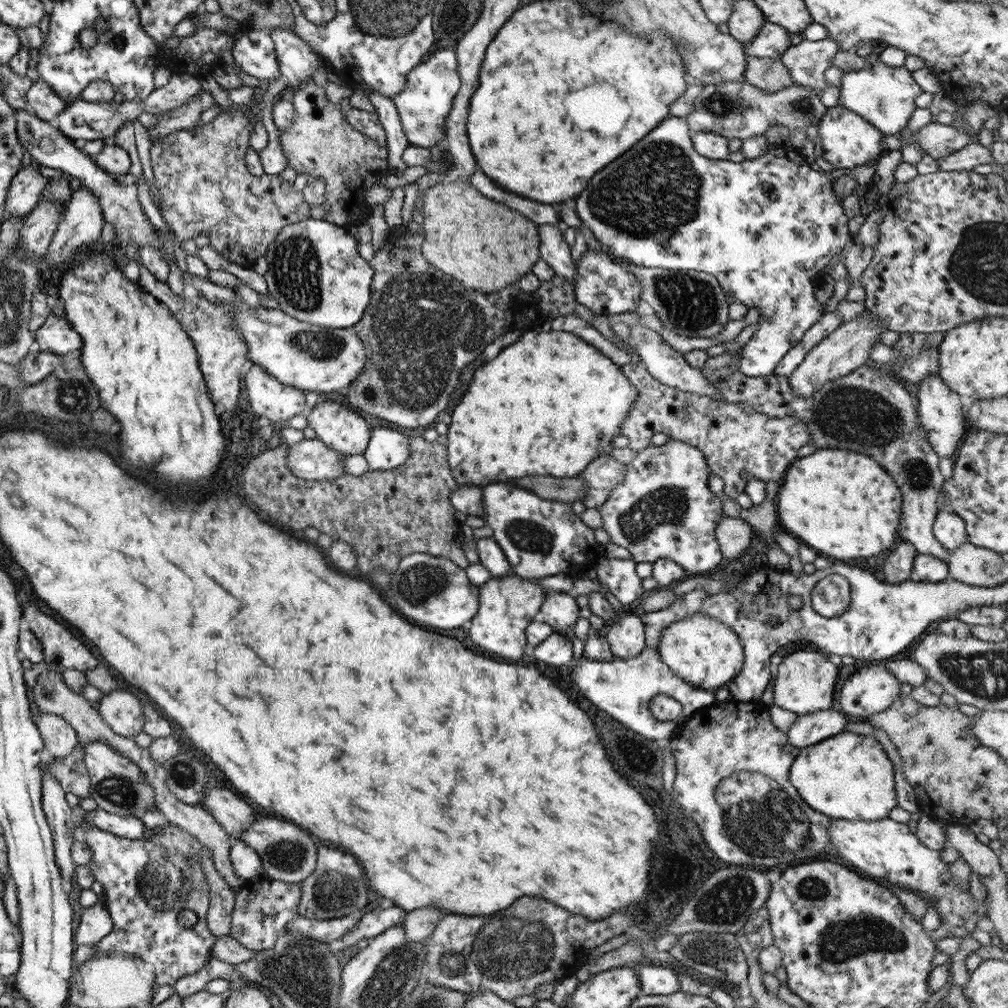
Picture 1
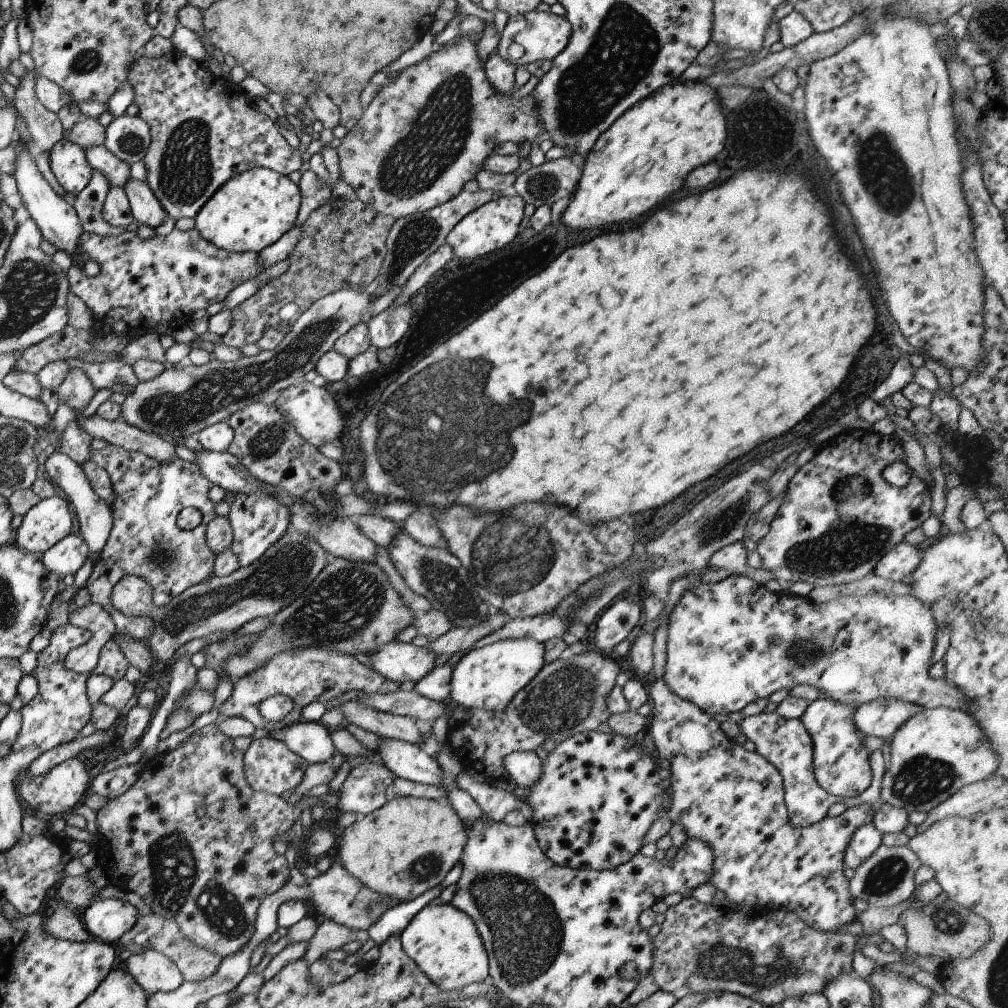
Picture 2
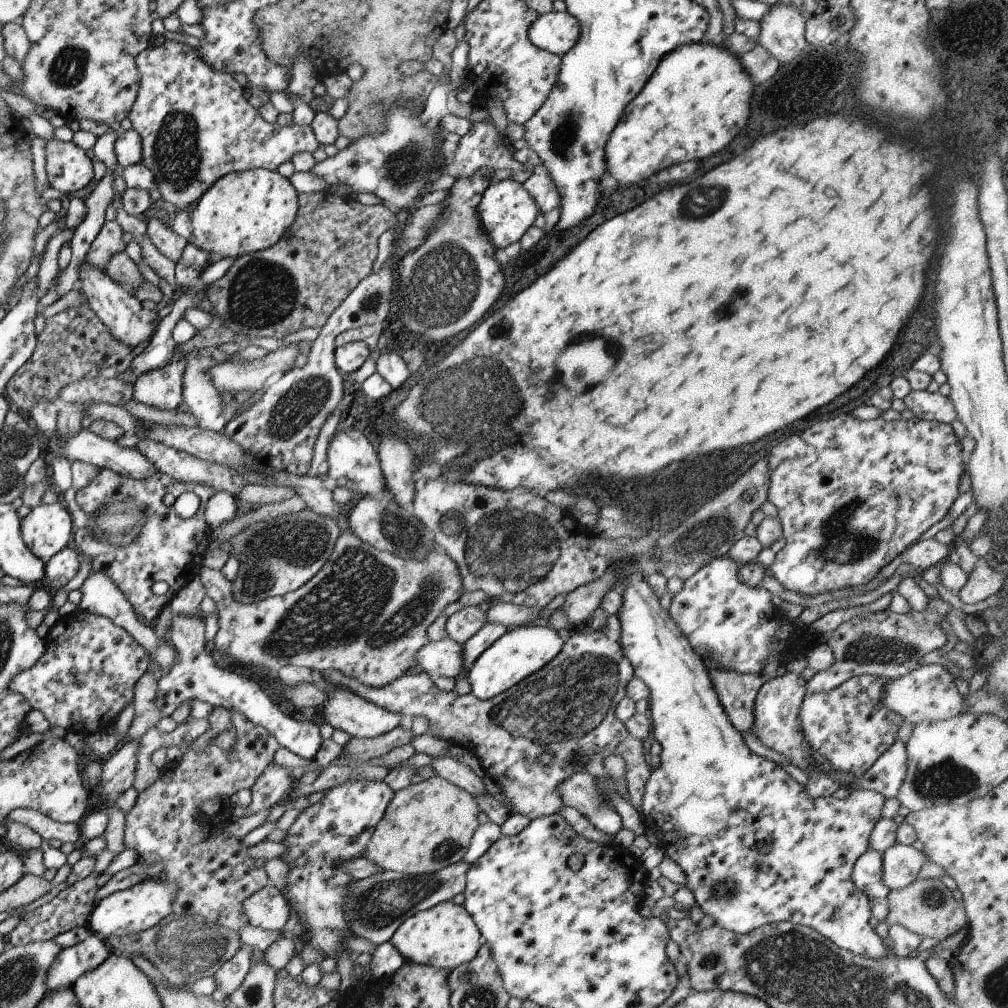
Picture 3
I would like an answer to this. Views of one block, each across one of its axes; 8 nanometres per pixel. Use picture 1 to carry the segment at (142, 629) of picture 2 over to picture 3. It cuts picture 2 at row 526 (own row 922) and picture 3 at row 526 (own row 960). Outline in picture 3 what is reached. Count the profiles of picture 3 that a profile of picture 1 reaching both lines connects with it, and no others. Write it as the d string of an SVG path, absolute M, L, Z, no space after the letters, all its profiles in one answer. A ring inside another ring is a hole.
M99 469L97 476L85 488L75 493L74 502L83 512L94 513L104 504L133 499L146 516L141 536L133 543L115 547L97 542L84 530L74 530L69 545L80 556L89 558L89 574L101 571L105 573L123 593L134 613L149 622L180 588L198 576L203 567L203 556L208 551L210 542L210 532L204 521L204 508L213 492L214 490L206 485L182 483L157 470L148 479L139 480L115 474L109 469ZM182 492L193 492L199 498L197 511L187 519L181 519L175 515L172 506L163 504L165 494L177 498ZM157 581L165 582L168 586L166 592L161 595L155 595L151 591L151 584Z

